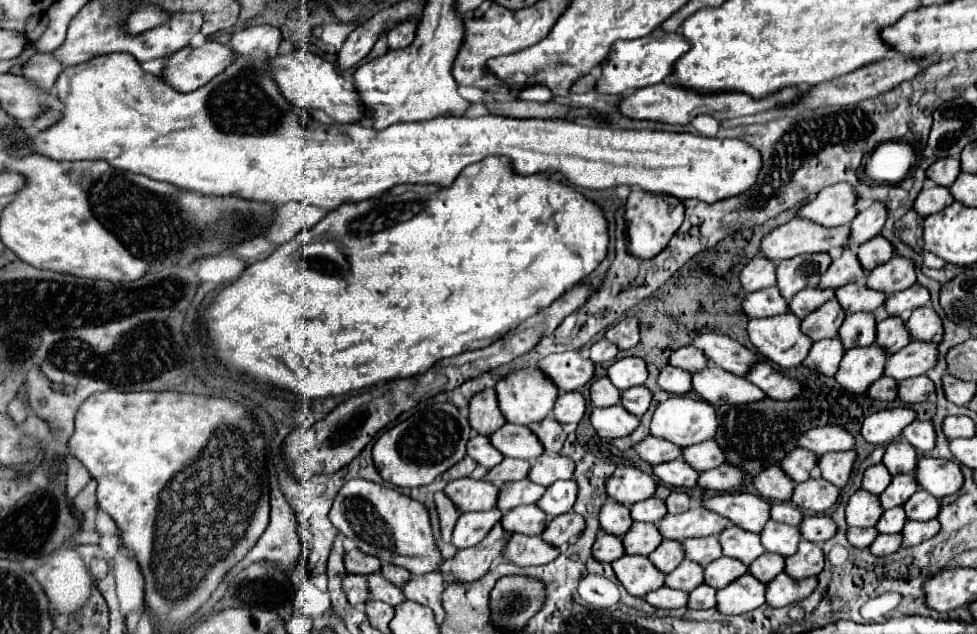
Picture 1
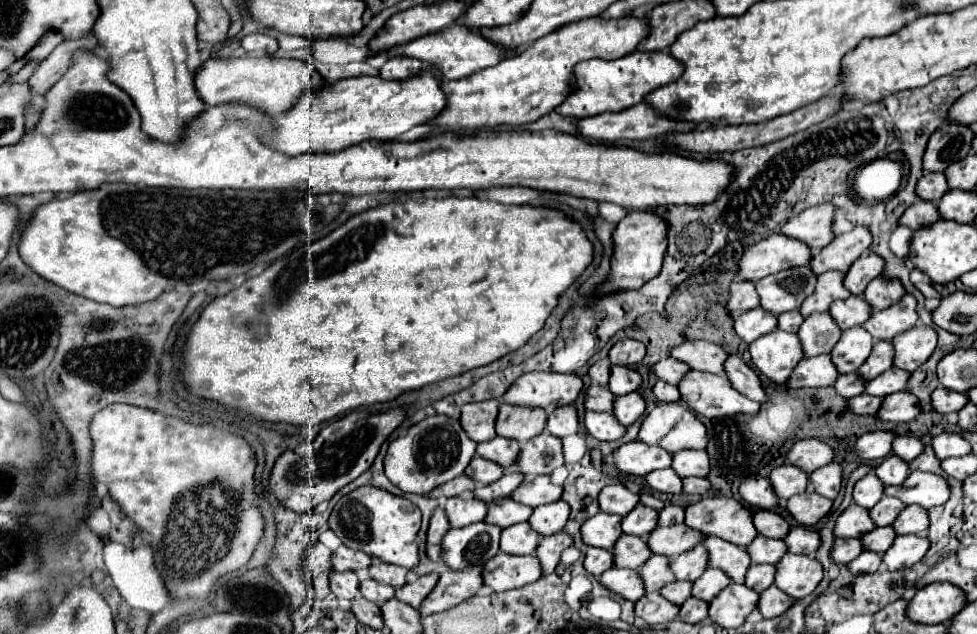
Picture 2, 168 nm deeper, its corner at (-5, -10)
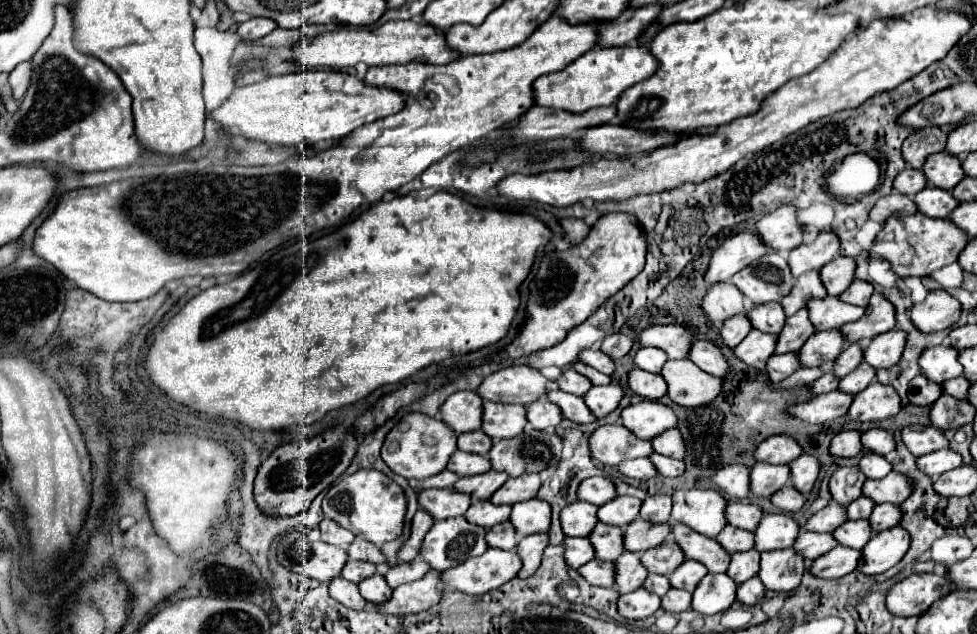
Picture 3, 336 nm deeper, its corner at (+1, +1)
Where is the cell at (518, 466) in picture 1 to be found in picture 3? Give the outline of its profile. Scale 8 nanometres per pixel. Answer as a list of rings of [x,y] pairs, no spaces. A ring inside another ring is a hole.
[[[489,470],[485,474],[459,478],[457,484],[455,484],[455,490],[465,492],[465,494],[469,494],[473,498],[491,498],[493,492],[505,484],[505,480],[507,480],[505,472]]]

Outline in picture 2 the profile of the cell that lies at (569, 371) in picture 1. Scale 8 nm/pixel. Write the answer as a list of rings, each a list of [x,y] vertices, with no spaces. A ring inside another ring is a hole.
[[[531,371],[523,373],[501,397],[507,405],[541,407],[551,411],[561,405],[571,405],[581,393],[581,379],[573,373]]]

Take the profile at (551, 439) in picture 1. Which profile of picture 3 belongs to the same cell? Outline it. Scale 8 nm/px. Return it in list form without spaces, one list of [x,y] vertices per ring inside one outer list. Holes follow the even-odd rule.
[[[527,426],[519,436],[495,440],[489,450],[493,470],[519,476],[525,472],[541,472],[561,460],[561,438]]]

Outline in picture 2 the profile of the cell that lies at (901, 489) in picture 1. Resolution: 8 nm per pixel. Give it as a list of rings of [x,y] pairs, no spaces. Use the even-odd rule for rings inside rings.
[[[883,497],[875,507],[869,509],[869,517],[873,519],[875,525],[883,527],[883,525],[891,525],[901,509],[903,509],[903,503],[899,503],[899,499]]]

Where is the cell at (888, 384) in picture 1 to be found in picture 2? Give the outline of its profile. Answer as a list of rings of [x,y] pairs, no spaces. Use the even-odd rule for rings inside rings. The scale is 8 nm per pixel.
[[[857,395],[847,401],[847,409],[855,415],[875,415],[879,409],[879,403],[883,397],[871,397],[871,395]]]

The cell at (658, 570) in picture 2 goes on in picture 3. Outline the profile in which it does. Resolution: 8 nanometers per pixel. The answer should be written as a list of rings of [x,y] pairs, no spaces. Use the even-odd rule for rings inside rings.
[[[623,552],[617,562],[615,562],[615,568],[617,568],[617,576],[615,576],[615,582],[619,586],[619,592],[621,594],[627,594],[627,592],[633,592],[637,590],[639,586],[643,586],[645,578],[649,572],[645,572],[645,568],[641,568],[641,558],[639,558],[639,552]]]

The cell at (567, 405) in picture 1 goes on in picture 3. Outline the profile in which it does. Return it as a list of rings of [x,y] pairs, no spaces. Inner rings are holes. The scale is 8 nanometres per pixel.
[[[539,398],[527,406],[527,420],[533,424],[533,428],[547,430],[559,426],[563,416],[561,416],[561,408],[557,408],[547,398]]]

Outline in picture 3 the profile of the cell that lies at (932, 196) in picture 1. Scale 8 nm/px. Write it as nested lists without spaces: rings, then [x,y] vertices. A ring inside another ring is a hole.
[[[893,192],[893,194],[877,200],[869,218],[875,220],[875,222],[885,222],[889,216],[915,214],[915,212],[917,212],[917,204],[913,204],[913,198],[909,198],[901,192]]]

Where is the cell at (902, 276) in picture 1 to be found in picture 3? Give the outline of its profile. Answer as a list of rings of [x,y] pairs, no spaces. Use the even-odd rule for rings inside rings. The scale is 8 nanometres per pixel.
[[[855,278],[855,280],[851,282],[851,286],[849,286],[839,298],[841,298],[843,302],[847,302],[847,304],[855,304],[855,306],[863,306],[863,308],[865,308],[865,304],[869,304],[869,296],[871,296],[873,292],[875,292],[875,288],[873,288],[871,282]]]

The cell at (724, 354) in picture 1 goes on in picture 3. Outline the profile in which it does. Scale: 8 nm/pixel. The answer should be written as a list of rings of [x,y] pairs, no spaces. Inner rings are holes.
[[[679,324],[649,326],[641,332],[641,346],[661,348],[671,360],[689,358],[689,344],[693,344],[693,340],[697,340],[697,336]]]

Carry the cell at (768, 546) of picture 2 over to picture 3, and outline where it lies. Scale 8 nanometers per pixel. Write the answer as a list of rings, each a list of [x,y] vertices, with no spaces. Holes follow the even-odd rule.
[[[725,526],[717,536],[717,540],[729,554],[753,550],[753,532],[745,532],[733,526]]]

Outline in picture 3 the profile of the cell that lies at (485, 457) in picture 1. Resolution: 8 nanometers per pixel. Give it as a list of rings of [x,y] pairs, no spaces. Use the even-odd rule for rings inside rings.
[[[457,450],[449,464],[447,464],[447,470],[453,470],[457,472],[459,476],[475,476],[475,474],[483,474],[483,472],[489,472],[489,458],[487,456],[477,456],[473,452],[461,452]]]

